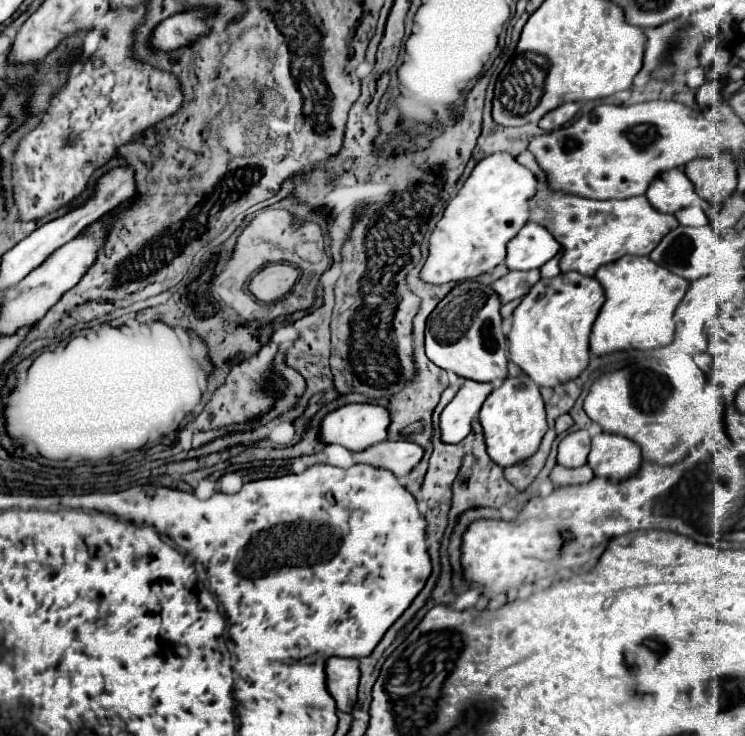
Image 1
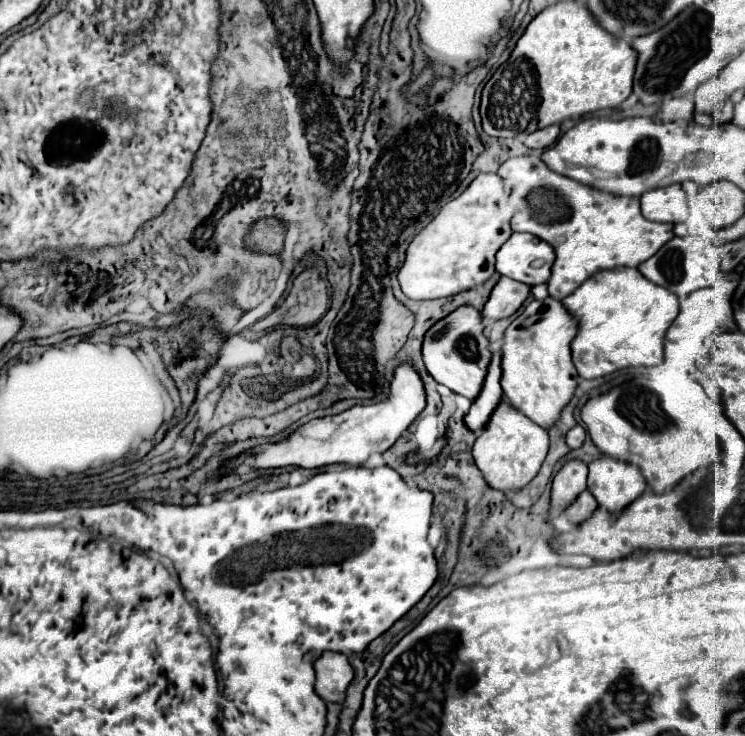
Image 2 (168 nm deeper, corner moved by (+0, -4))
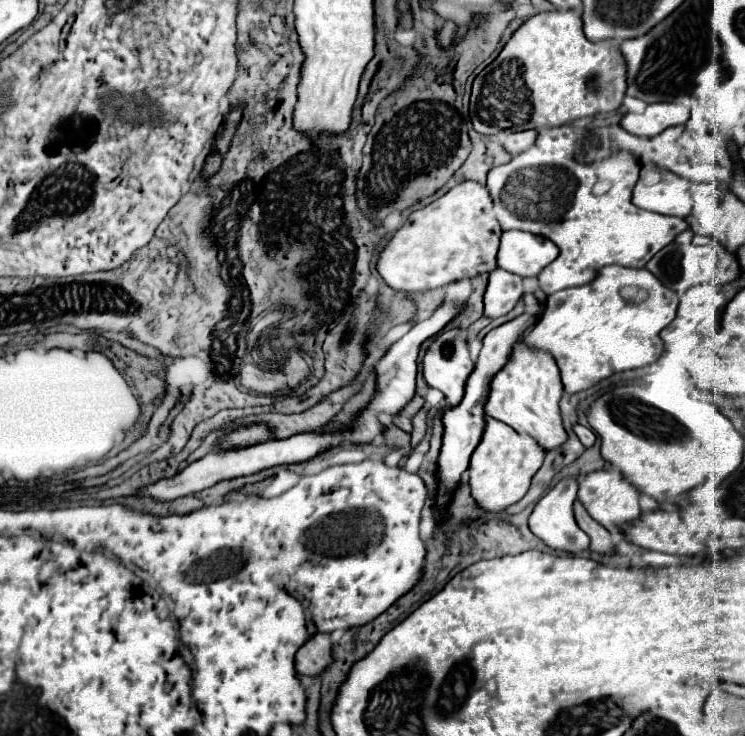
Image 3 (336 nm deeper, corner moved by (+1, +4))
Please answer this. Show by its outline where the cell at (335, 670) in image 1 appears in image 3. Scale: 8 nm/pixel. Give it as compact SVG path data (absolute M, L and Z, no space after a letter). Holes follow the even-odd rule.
M329 634L311 636L295 654L295 668L303 676L317 676L331 662L331 640Z

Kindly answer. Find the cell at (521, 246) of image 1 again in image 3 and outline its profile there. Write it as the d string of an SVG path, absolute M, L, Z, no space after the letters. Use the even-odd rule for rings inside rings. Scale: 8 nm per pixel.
M509 230L501 236L499 248L499 268L517 274L521 278L537 276L549 262L553 262L559 254L559 248L543 238L521 230Z

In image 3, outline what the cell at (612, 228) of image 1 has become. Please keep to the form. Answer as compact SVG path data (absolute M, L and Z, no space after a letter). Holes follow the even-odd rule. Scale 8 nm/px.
M559 126L559 128L541 128L537 130L537 140L531 148L527 148L525 152L521 152L519 156L515 156L511 162L503 164L503 166L497 166L489 172L487 176L487 188L489 188L489 194L493 196L493 208L495 208L495 214L497 214L497 220L501 224L503 230L525 230L525 232L533 232L537 236L545 236L547 240L555 242L557 248L559 248L559 256L555 262L551 262L545 270L539 272L537 280L539 280L539 286L541 290L549 296L557 290L563 290L563 288L573 288L573 286L583 286L583 284L589 284L593 278L597 278L599 270L603 266L611 266L611 264L617 264L617 266L625 266L625 268L645 268L645 264L661 250L665 248L665 244L671 244L675 240L677 234L681 234L685 228L689 228L687 220L683 218L673 218L673 216L663 216L663 214L655 214L655 212L647 212L647 210L641 210L637 208L633 202L631 202L631 194L633 194L633 188L635 188L635 182L639 178L639 162L637 158L629 152L629 150L615 150L611 152L607 158L601 158L601 160L595 160L595 162L577 162L577 156L581 156L589 146L597 146L599 142L591 136L591 132L587 128L575 128L575 126Z

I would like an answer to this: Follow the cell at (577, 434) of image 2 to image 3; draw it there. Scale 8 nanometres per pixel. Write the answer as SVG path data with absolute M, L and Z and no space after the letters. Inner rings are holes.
M575 424L575 426L573 426L573 432L577 434L577 438L581 440L581 444L583 444L585 448L591 448L591 446L593 446L595 434L593 434L589 428L585 428L585 426L581 426L581 424Z

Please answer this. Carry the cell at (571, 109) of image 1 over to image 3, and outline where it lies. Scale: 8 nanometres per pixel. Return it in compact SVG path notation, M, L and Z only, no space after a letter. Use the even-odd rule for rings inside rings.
M525 130L525 132L511 132L503 144L503 148L511 154L511 156L517 156L521 152L525 152L529 148L529 144L535 142L535 136L537 132L535 130Z

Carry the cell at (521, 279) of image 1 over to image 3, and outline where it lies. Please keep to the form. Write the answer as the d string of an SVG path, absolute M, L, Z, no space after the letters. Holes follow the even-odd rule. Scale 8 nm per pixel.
M497 268L489 274L489 286L485 292L485 316L499 318L513 310L517 300L523 296L523 282L517 274L509 274Z

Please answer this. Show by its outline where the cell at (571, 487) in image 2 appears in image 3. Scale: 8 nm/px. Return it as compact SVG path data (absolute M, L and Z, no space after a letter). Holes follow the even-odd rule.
M565 478L561 480L553 490L549 490L535 506L535 510L529 516L529 528L531 532L543 540L549 548L559 550L559 552L569 552L569 554L579 554L589 548L589 536L577 526L575 516L573 516L573 502L577 498L577 480Z

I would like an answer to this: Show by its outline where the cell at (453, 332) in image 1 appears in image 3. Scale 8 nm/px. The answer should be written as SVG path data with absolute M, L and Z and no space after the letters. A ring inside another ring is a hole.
M461 330L441 332L423 358L423 378L431 388L443 392L449 406L457 406L465 392L465 382L473 372L469 346Z

